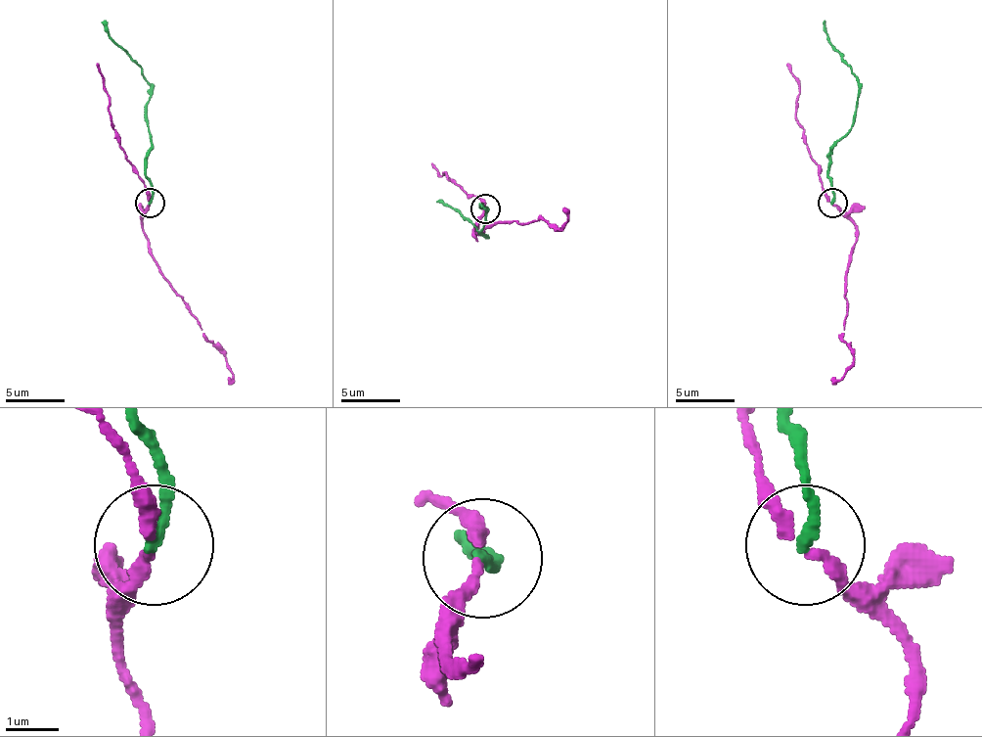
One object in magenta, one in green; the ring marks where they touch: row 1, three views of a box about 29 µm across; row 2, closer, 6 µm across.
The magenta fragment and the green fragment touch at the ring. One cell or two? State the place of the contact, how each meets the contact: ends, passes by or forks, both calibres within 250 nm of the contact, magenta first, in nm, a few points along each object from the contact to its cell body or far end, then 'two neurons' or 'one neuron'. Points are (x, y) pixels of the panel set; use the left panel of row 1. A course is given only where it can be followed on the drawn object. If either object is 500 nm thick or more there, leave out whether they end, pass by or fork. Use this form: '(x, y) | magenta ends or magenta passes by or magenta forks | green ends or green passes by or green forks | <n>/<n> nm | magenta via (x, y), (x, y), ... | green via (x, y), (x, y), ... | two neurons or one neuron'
(150, 203) | magenta passes by | green ends | 200/200 nm | magenta via (149, 204), (143, 236), (157, 271), (182, 298), (205, 340), (226, 366), (232, 381), (229, 378) | green via (149, 204), (146, 151), (152, 145), (146, 121), (149, 83), (140, 65), (108, 32), (102, 21) | two neurons

